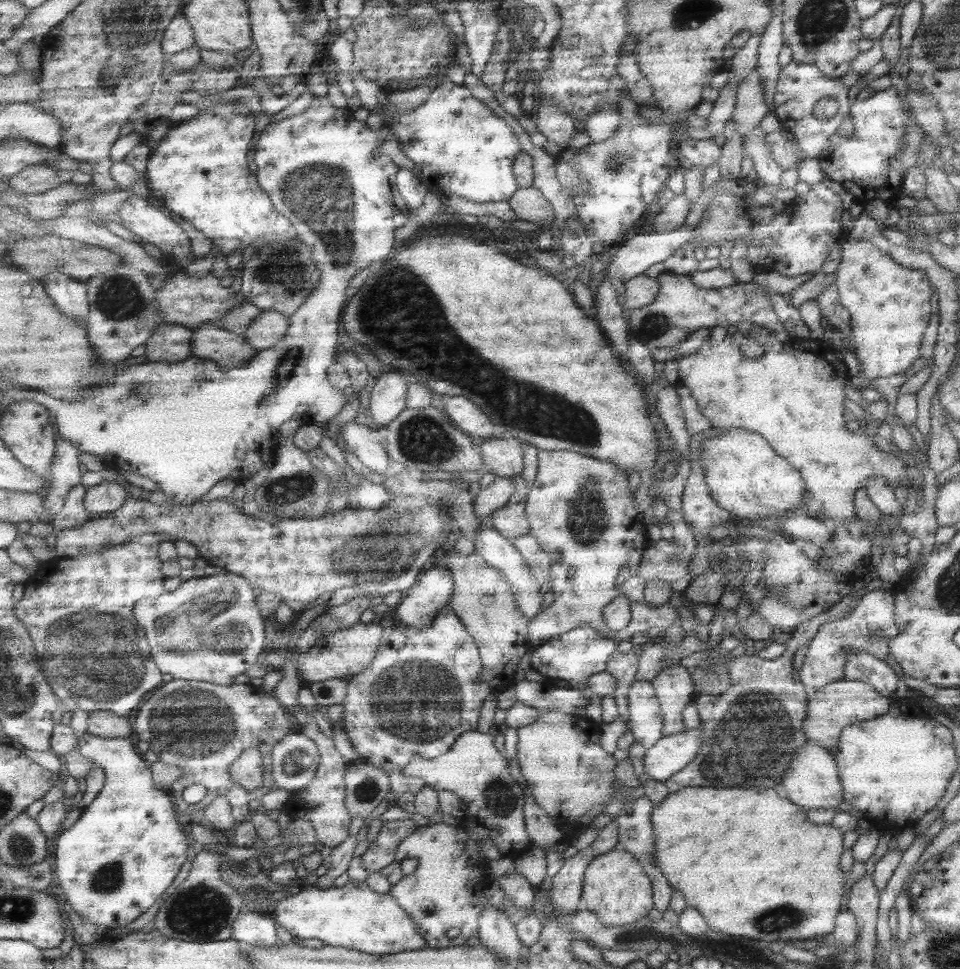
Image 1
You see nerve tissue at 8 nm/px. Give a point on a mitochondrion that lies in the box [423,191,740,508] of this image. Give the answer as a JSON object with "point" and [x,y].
{"point":[651,327]}

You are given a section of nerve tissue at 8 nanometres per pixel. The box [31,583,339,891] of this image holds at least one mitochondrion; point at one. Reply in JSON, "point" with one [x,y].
{"point":[98,658]}

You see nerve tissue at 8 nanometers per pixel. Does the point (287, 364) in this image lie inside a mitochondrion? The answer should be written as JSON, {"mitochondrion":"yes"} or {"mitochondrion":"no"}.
{"mitochondrion":"yes"}

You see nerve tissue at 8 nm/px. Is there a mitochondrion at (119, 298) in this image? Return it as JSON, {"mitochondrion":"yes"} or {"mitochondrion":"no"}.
{"mitochondrion":"yes"}

